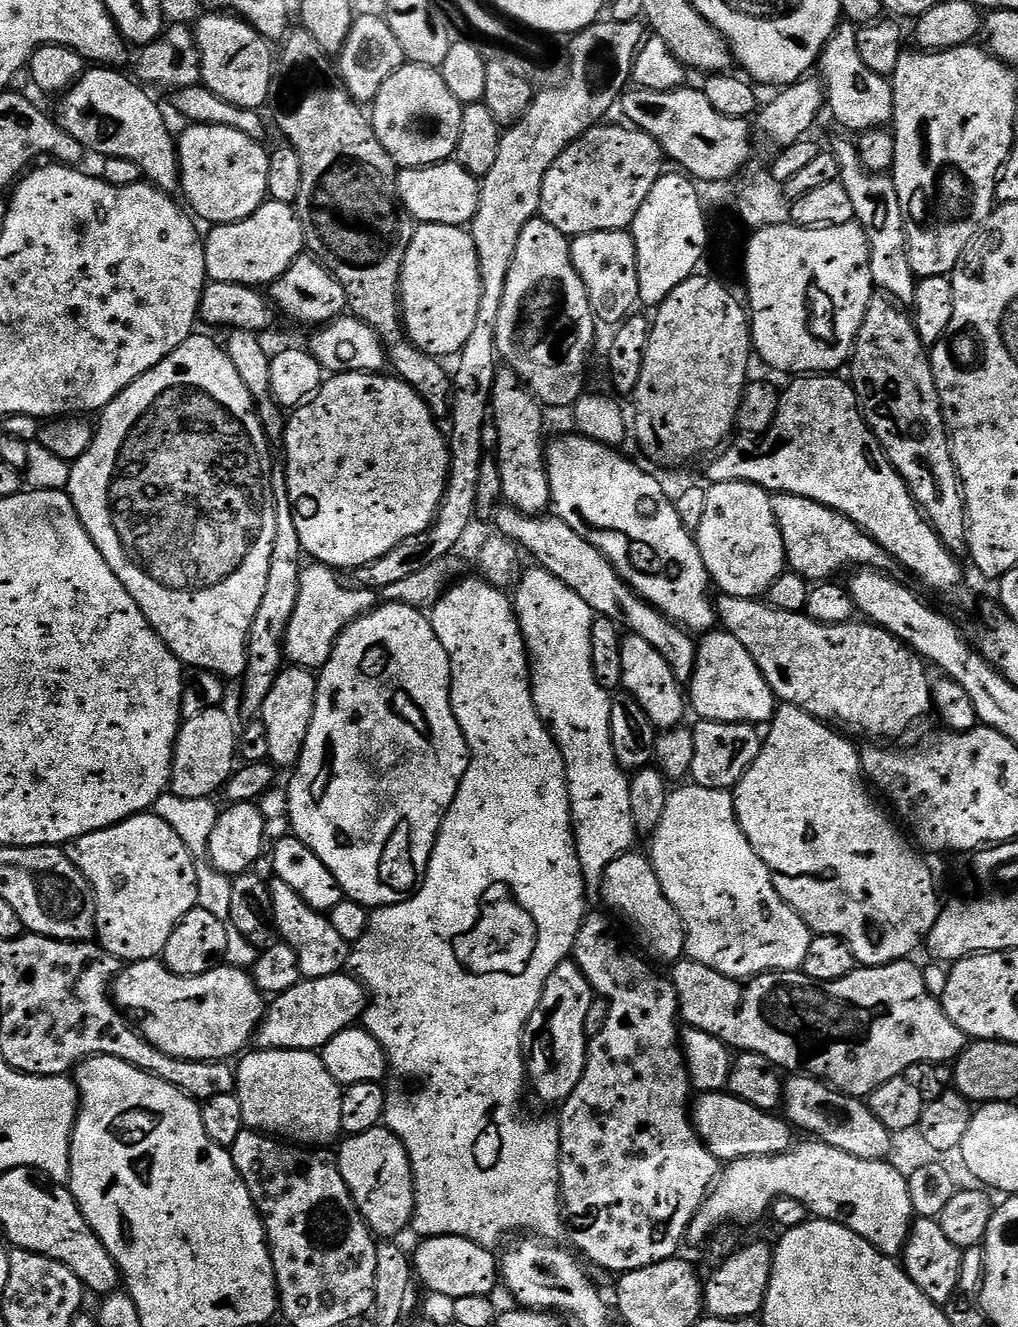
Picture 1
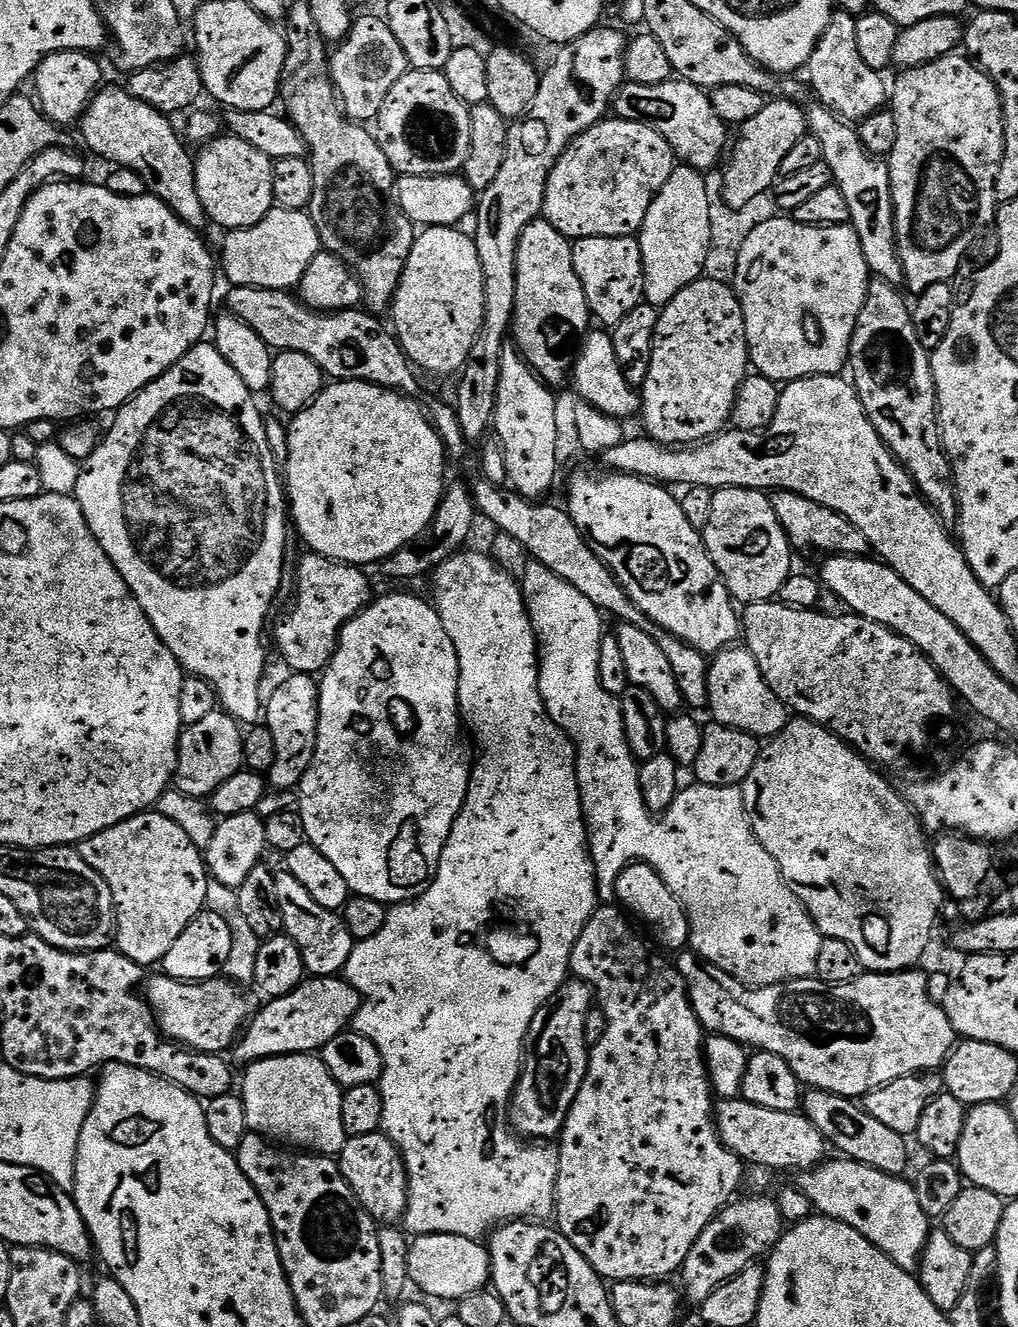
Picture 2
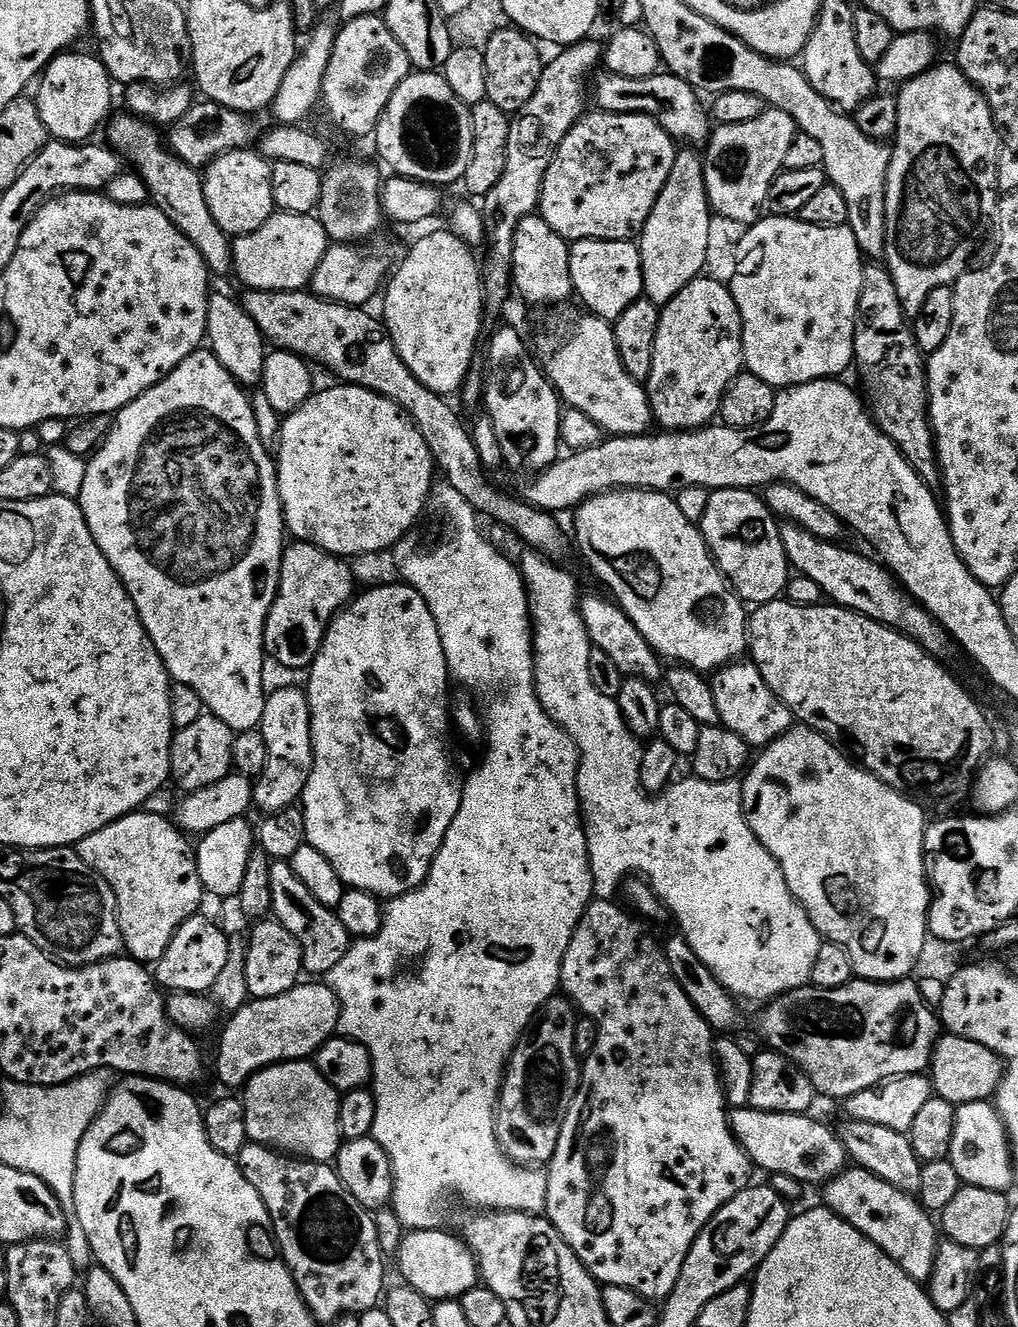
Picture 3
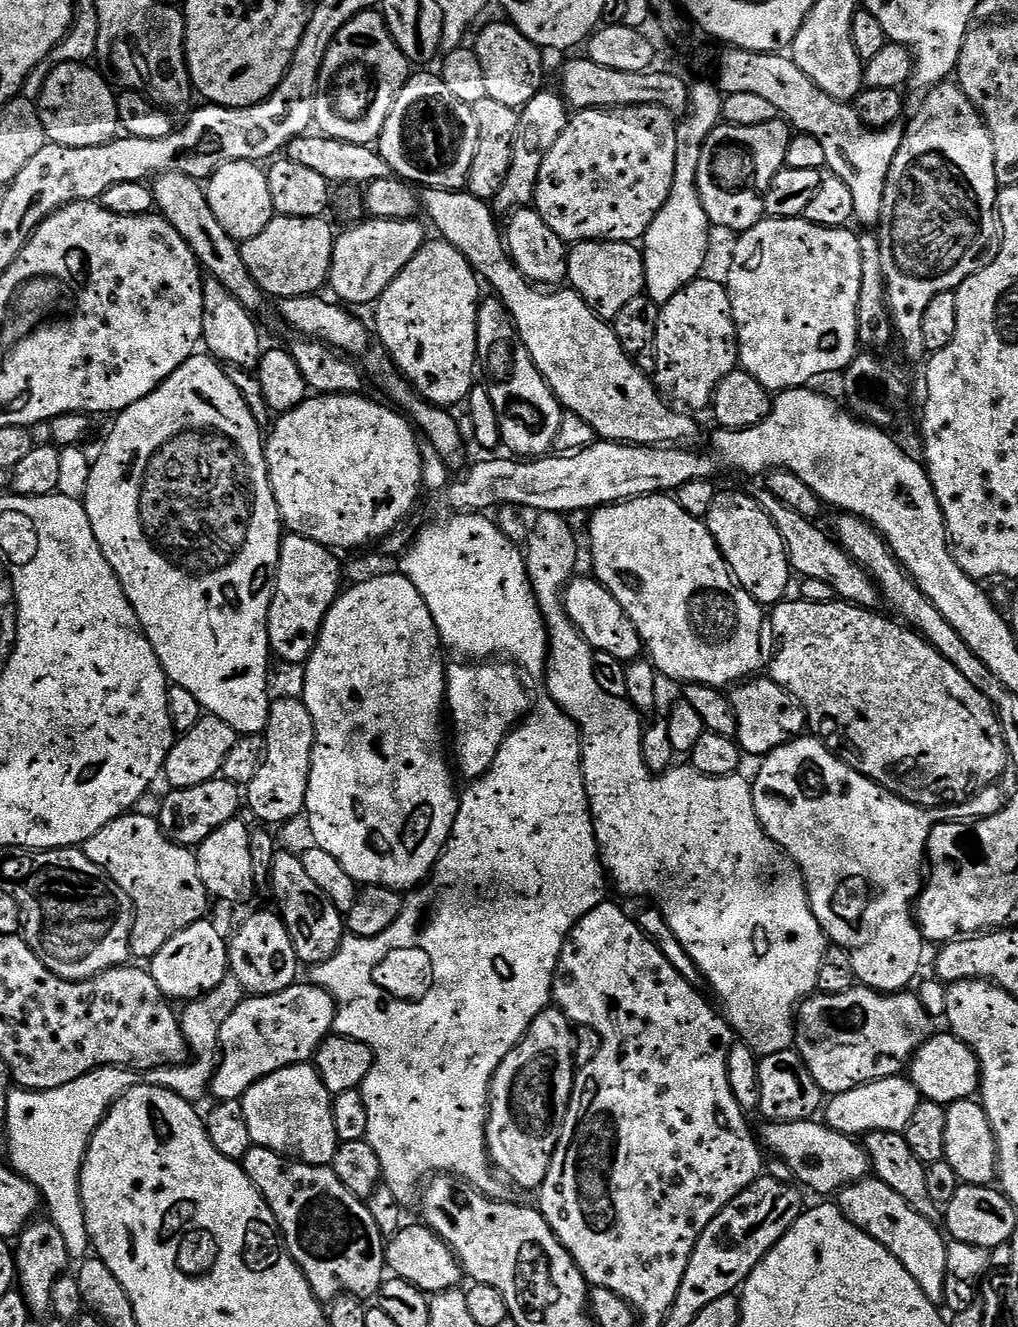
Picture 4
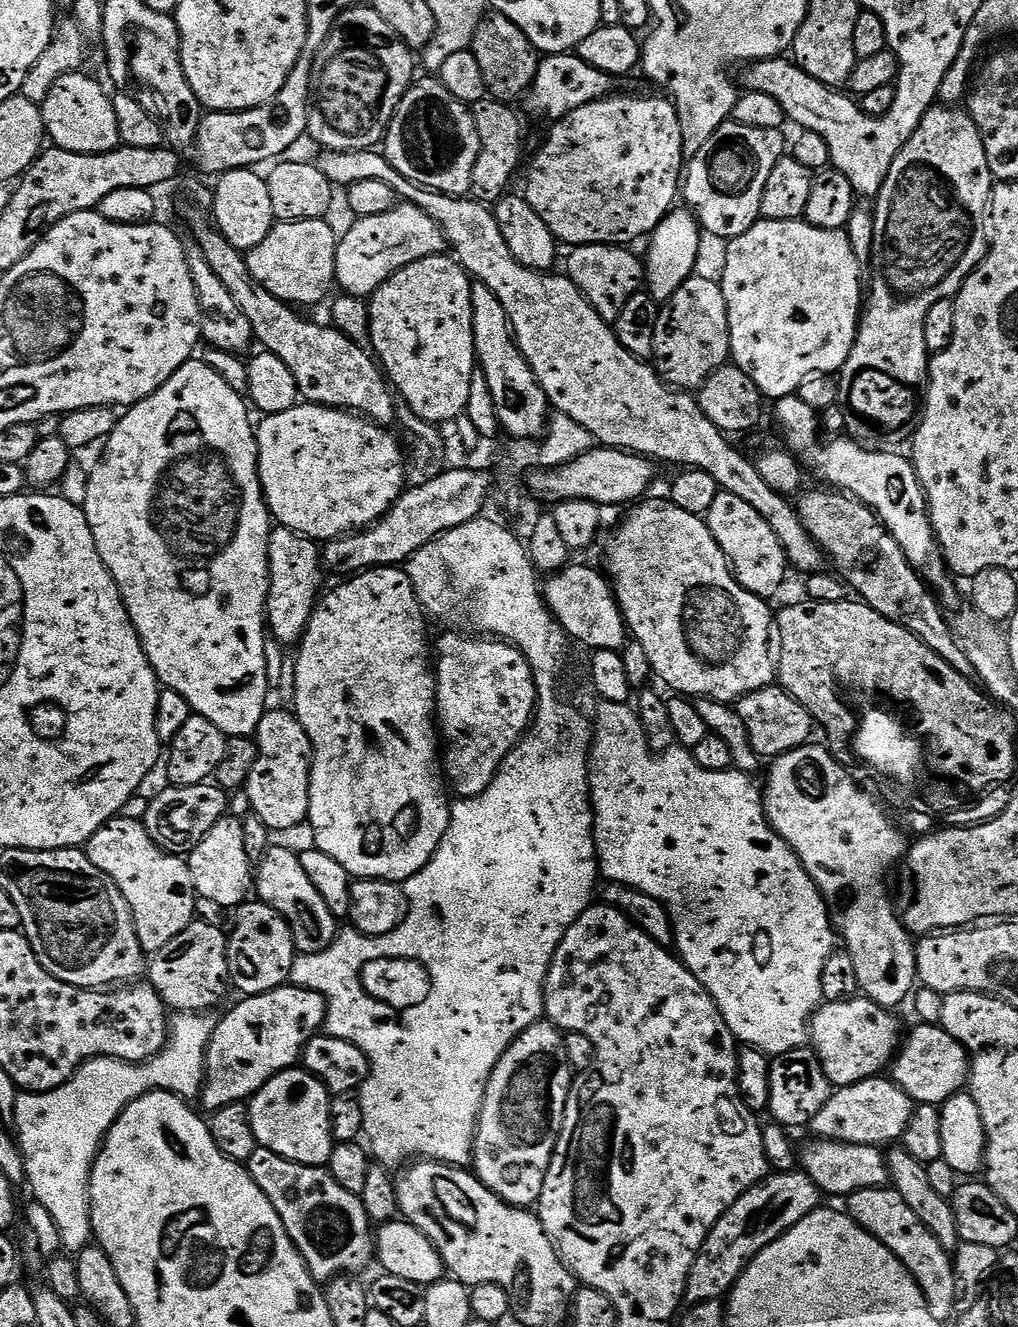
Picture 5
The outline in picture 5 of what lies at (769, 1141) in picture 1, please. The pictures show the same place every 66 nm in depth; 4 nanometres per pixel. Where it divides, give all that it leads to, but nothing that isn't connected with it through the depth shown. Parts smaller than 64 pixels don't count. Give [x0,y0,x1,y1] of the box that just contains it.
[798,1139,889,1197]

